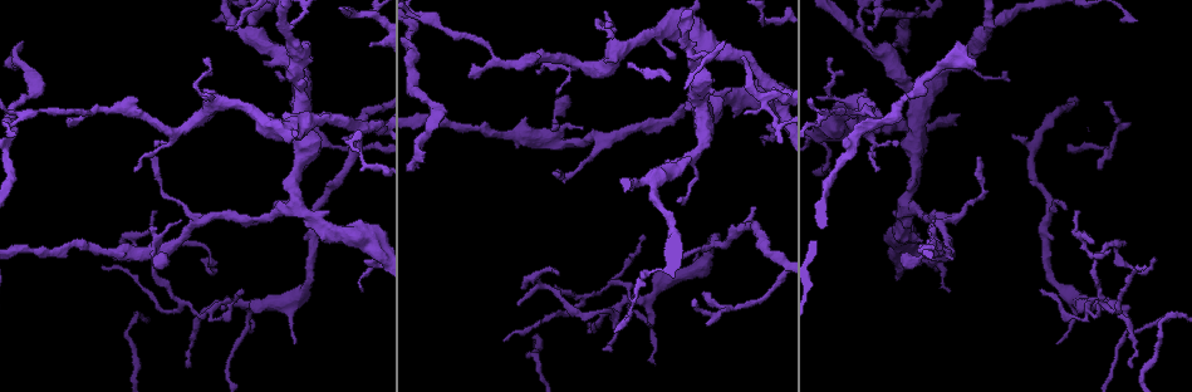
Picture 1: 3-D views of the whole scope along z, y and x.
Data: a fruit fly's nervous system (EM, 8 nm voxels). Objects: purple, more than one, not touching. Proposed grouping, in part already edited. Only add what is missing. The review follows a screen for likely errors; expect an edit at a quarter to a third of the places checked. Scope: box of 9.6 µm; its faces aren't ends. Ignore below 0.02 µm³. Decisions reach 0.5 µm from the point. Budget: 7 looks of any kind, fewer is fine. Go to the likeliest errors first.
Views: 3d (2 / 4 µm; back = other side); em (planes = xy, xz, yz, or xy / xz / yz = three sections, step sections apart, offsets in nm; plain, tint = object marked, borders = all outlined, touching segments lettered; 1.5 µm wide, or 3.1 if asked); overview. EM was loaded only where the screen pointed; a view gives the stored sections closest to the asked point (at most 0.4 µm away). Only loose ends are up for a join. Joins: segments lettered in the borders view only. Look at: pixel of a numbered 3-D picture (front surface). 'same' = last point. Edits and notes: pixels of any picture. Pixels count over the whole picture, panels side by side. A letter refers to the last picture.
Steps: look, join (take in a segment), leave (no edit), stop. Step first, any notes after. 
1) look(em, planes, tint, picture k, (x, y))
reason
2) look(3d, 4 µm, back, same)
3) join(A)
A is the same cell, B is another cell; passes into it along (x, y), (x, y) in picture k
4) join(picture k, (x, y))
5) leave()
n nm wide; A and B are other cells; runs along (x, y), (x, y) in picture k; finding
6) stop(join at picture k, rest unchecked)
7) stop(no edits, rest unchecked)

look(em, planes, plain, picture 1, (20, 47))
free end

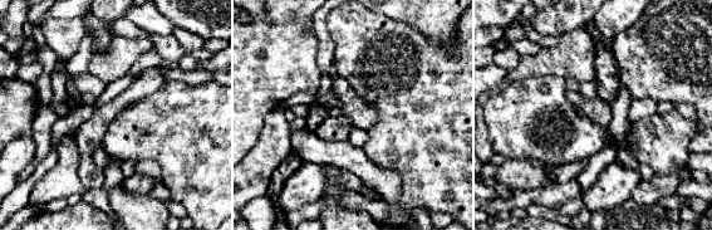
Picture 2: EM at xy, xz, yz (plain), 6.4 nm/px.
look(em, planes, borders, same)
see the neighbours

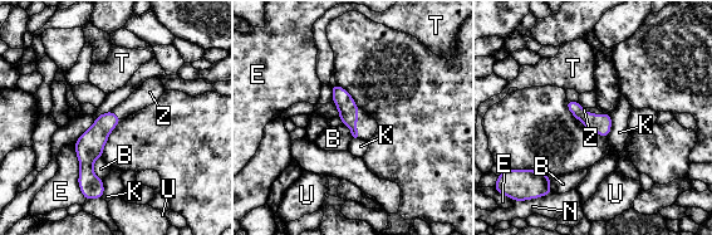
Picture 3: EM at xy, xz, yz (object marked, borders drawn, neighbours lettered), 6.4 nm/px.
join(Z)
130 nm wide; Z is the same cell, B, E, K, N, T and U are other cells; passes into it along (348, 109), (357, 122), (367, 126) in picture 3; it goes on there

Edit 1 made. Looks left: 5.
look(3d, 4 µm, picture 1, (1157, 260))
thin end

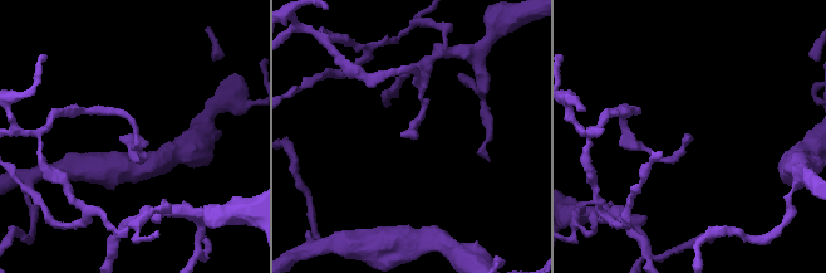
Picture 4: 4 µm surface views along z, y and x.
look(em, xy, step 8, tint, picture 4, (401, 134))
shape alone is not enough

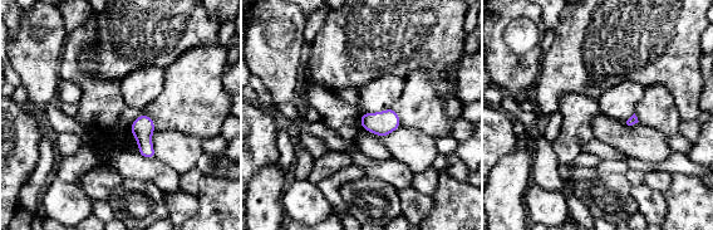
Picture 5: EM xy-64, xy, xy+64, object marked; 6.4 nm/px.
look(em, planes, borders, same)

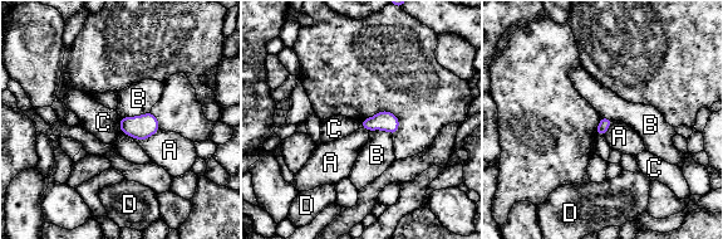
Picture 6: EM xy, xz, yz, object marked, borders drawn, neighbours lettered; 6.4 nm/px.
leave()
B touches over 200 nm; A, B, C and D are other cells; border along (121, 117), (118, 126) in picture 6; no lettered segment goes on from it

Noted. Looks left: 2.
stop(join at picture 3, rest unchecked)

